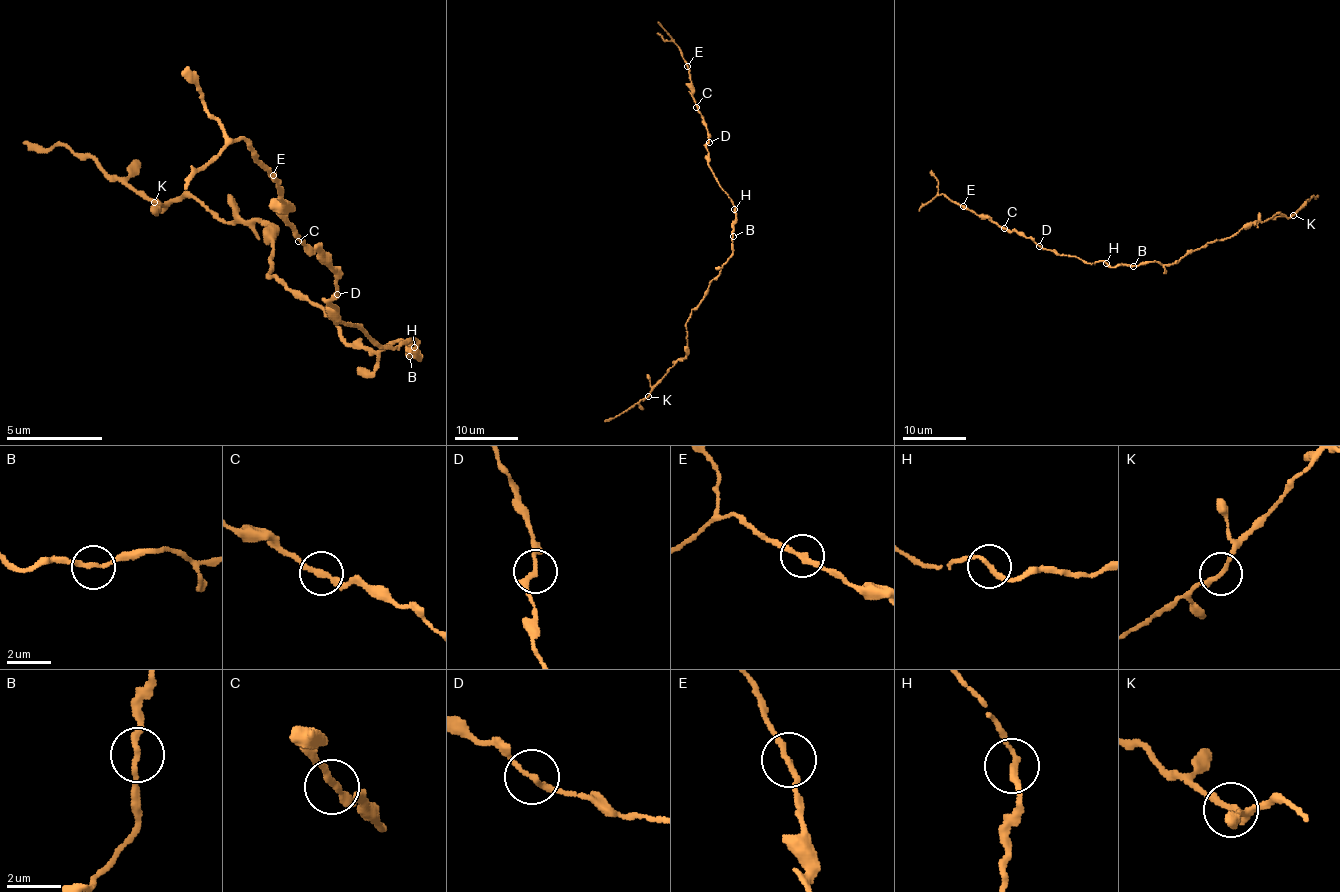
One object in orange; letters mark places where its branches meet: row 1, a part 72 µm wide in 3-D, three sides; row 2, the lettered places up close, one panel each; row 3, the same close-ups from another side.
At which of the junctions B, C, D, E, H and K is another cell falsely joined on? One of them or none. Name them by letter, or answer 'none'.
none

